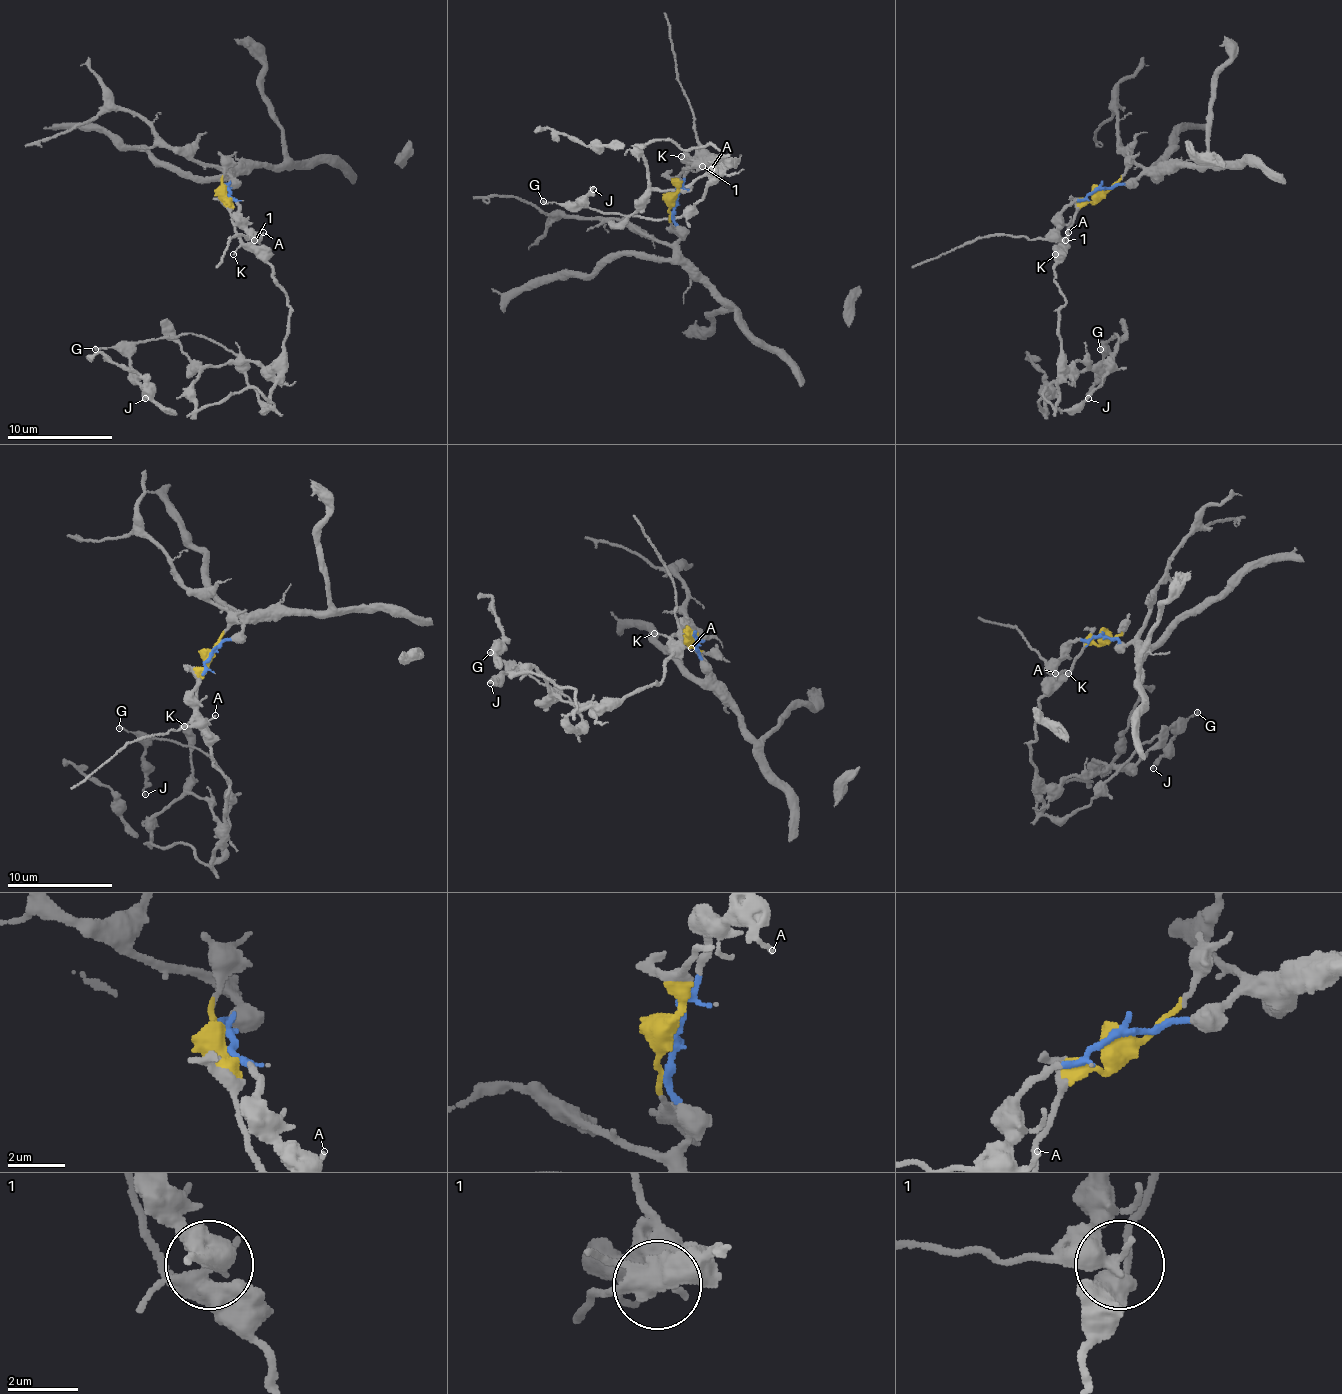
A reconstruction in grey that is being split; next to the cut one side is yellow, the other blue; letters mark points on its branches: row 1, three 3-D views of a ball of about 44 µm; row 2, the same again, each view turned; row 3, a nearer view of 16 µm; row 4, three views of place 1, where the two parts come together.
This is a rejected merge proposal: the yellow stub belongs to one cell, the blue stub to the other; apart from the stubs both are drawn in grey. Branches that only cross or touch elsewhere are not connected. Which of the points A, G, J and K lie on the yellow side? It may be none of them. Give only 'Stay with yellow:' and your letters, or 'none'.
Stay with yellow: A, G, J, K

